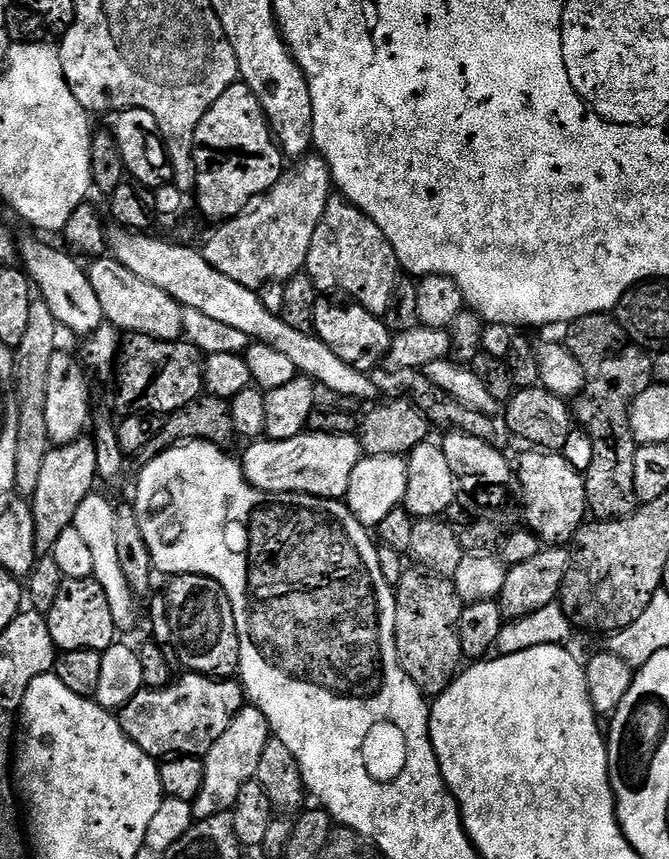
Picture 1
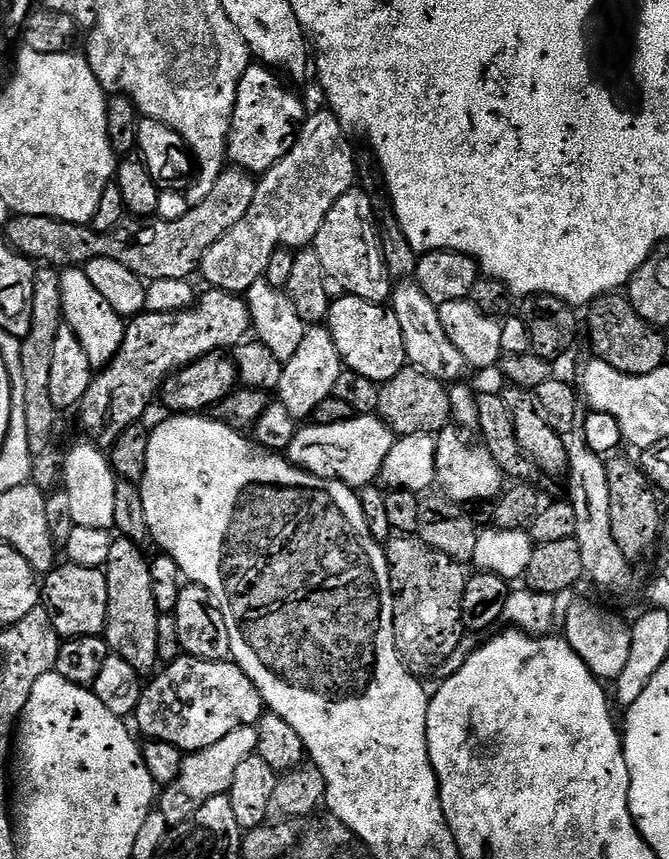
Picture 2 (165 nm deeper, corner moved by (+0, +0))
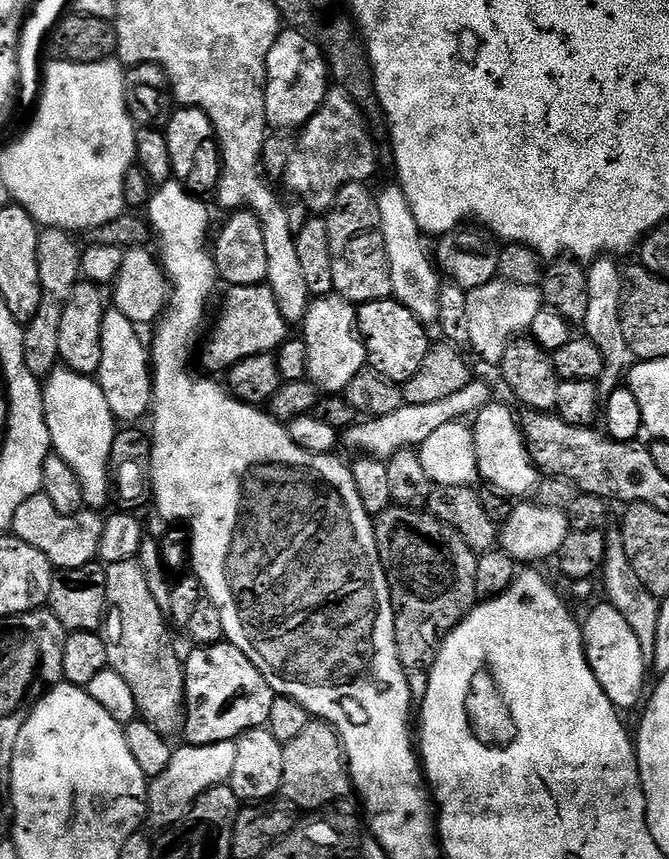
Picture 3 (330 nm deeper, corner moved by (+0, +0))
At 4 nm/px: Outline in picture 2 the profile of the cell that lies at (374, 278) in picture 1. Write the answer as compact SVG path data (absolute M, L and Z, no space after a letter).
M354 186L326 214L322 230L316 235L314 247L329 281L340 287L341 293L357 296L375 304L384 304L394 291L394 281L388 275L384 251L380 245L378 216L372 213L372 200L367 191Z

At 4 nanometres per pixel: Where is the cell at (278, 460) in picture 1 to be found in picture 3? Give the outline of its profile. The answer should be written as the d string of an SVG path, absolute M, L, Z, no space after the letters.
M476 378L471 384L462 386L462 390L458 390L458 394L450 394L450 398L442 398L442 402L426 402L425 404L406 402L398 410L394 410L394 414L357 422L343 433L342 440L343 443L345 440L356 451L356 454L375 457L377 460L386 462L403 448L419 449L420 445L426 442L426 438L430 438L430 434L434 434L434 430L439 430L440 427L447 424L463 421L465 418L475 417L476 413L483 410L492 399L491 390L480 381L480 378Z

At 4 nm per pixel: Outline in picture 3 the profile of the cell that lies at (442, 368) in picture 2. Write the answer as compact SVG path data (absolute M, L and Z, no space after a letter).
M392 186L392 188L384 188L378 192L376 205L380 215L382 238L386 246L386 258L390 266L392 296L409 308L425 326L435 325L440 318L437 296L440 293L442 282L438 277L433 257L424 249L425 237L420 231L418 222L414 222L410 202L406 202L406 194L402 189Z

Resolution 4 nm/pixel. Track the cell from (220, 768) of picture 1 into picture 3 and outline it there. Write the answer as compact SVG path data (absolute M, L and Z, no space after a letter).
M227 740L214 742L210 746L185 743L184 748L177 747L170 758L170 766L166 766L162 774L151 777L148 785L147 823L152 823L156 830L167 830L184 817L196 799L206 794L206 790L229 783L238 755L236 743L236 740Z

